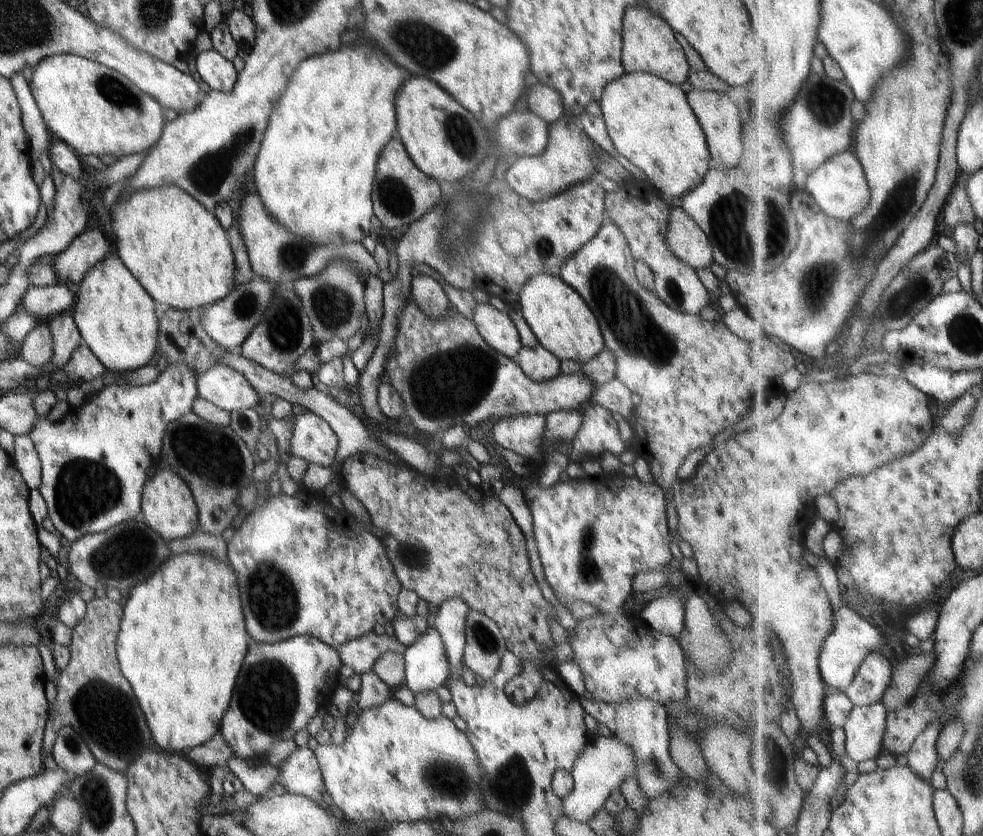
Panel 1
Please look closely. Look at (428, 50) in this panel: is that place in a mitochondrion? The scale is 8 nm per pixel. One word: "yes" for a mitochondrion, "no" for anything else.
yes

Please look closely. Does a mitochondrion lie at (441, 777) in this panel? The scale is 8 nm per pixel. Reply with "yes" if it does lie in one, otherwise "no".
yes

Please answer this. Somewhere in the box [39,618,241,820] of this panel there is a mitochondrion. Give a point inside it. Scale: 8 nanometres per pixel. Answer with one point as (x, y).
(102, 706)

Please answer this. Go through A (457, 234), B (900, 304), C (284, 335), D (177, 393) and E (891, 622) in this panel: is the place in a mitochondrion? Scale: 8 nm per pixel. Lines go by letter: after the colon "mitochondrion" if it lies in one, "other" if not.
A: mitochondrion
B: mitochondrion
C: mitochondrion
D: other
E: other

